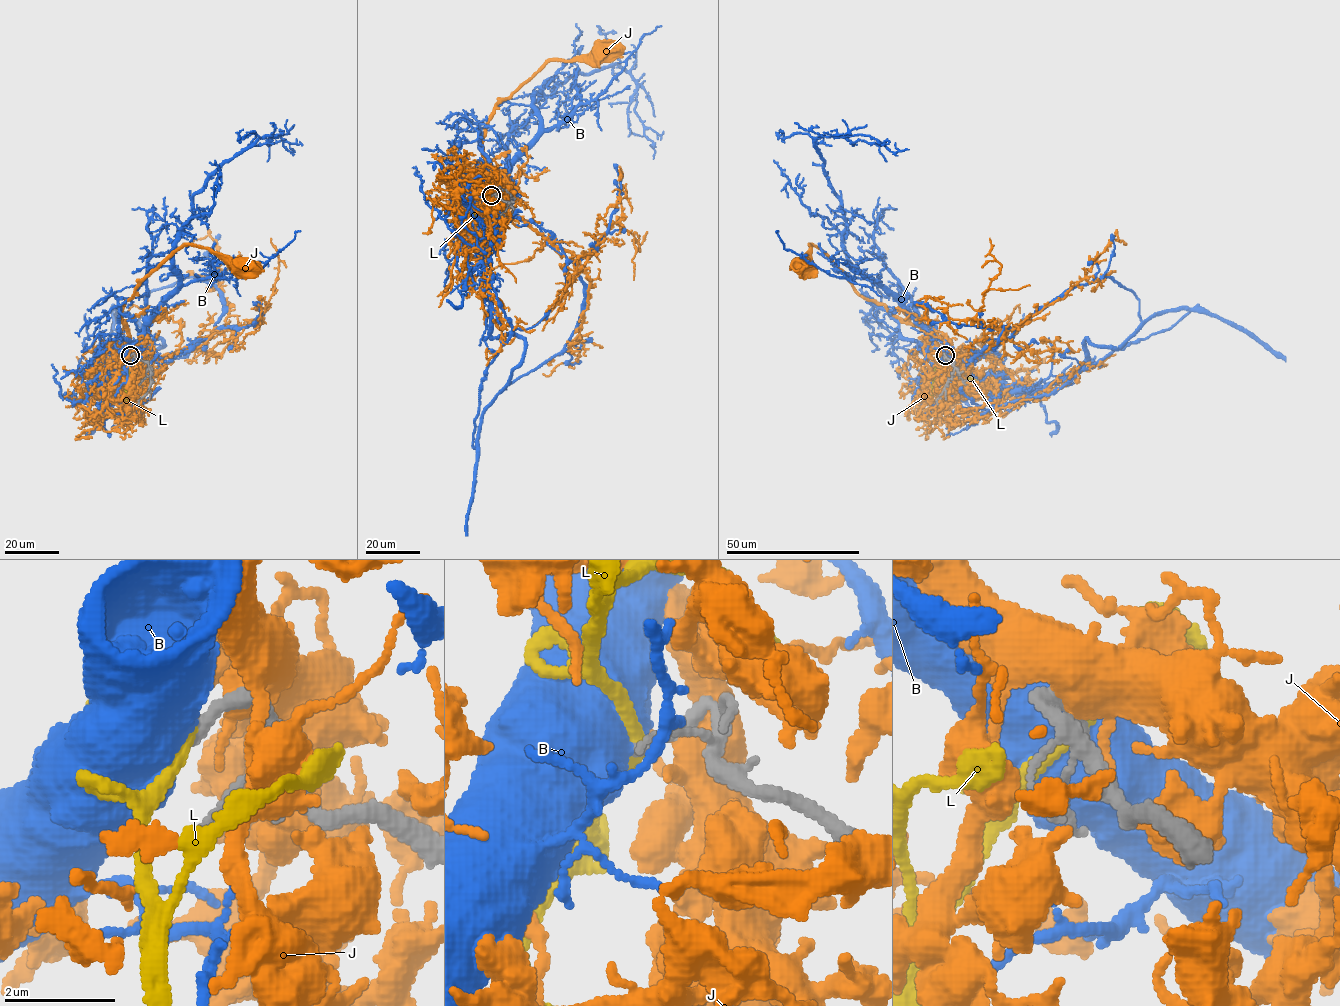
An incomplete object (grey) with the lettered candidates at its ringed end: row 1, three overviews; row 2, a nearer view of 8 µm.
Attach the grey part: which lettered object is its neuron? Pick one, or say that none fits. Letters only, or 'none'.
B

